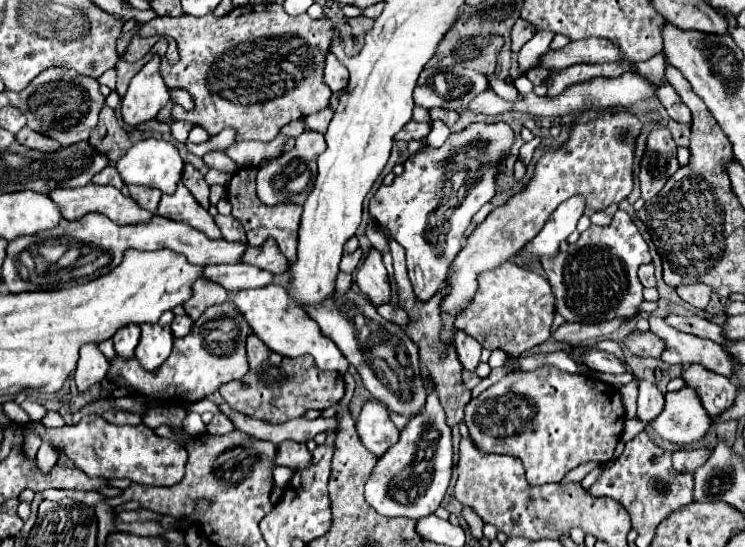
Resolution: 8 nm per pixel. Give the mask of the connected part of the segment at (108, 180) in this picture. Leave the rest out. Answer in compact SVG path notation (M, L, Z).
M107 165L103 171L99 171L95 177L93 177L93 183L97 185L113 185L117 189L121 189L125 183L121 181L121 175L117 173L117 167L115 165Z

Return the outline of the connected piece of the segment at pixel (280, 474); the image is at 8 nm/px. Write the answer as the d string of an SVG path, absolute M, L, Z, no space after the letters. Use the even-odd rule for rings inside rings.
M277 467L275 471L273 471L273 477L275 477L275 485L277 487L285 487L287 485L287 481L293 477L293 469L289 469L289 467Z

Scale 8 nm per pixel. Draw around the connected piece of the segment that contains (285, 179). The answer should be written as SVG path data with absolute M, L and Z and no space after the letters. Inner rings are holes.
M307 129L297 141L295 141L295 147L289 151L289 153L283 153L281 157L273 159L273 161L267 161L263 165L259 165L259 171L257 171L257 197L273 207L273 205L279 205L279 203L295 203L295 205L303 205L305 203L305 197L311 193L313 189L313 181L315 181L315 175L317 175L317 157L325 151L325 139L321 133L315 133L311 129ZM297 177L307 177L307 183L305 183L305 189L301 191L291 191L291 187L287 187L293 179Z

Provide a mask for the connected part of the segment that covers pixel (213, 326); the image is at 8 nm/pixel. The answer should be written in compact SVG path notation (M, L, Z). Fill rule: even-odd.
M227 301L221 305L209 307L197 323L193 323L191 331L183 339L175 339L173 351L169 359L157 369L157 373L145 371L139 361L133 359L121 359L115 357L111 361L109 375L111 377L123 377L131 383L131 391L139 395L147 395L151 399L167 397L169 403L181 403L181 401L199 401L211 393L215 393L223 383L241 379L247 369L247 353L245 353L245 339L251 333L247 321L237 313L237 307Z

